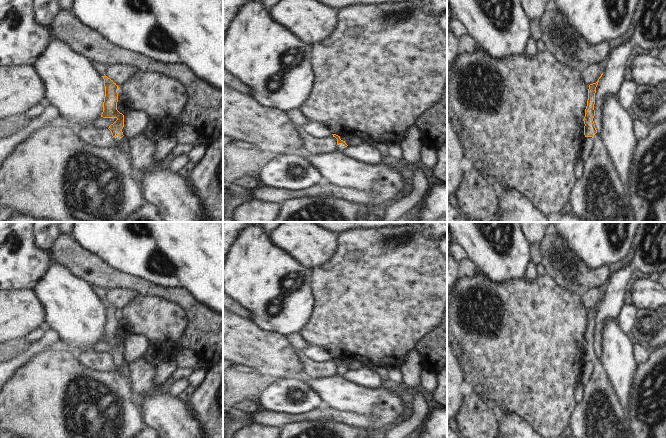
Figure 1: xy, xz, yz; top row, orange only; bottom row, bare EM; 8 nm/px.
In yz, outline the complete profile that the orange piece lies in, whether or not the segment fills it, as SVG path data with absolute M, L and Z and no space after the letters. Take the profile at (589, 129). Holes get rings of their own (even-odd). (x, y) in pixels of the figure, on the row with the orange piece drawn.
M598 82L589 85L583 119L584 135L593 138L593 150L585 160L582 178L571 191L571 206L577 216L589 222L635 222L629 194L593 121Z

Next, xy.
M102 77L105 97L101 117L117 119L108 128L114 144L106 148L90 145L68 125L59 123L35 130L0 165L0 222L15 214L59 222L120 222L144 203L130 156L119 146L124 136L124 115L117 110L118 85Z

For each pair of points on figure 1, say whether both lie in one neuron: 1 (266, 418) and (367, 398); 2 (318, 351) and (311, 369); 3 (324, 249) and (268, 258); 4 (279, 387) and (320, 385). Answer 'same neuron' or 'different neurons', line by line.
1: different neurons
2: different neurons
3: different neurons
4: different neurons

